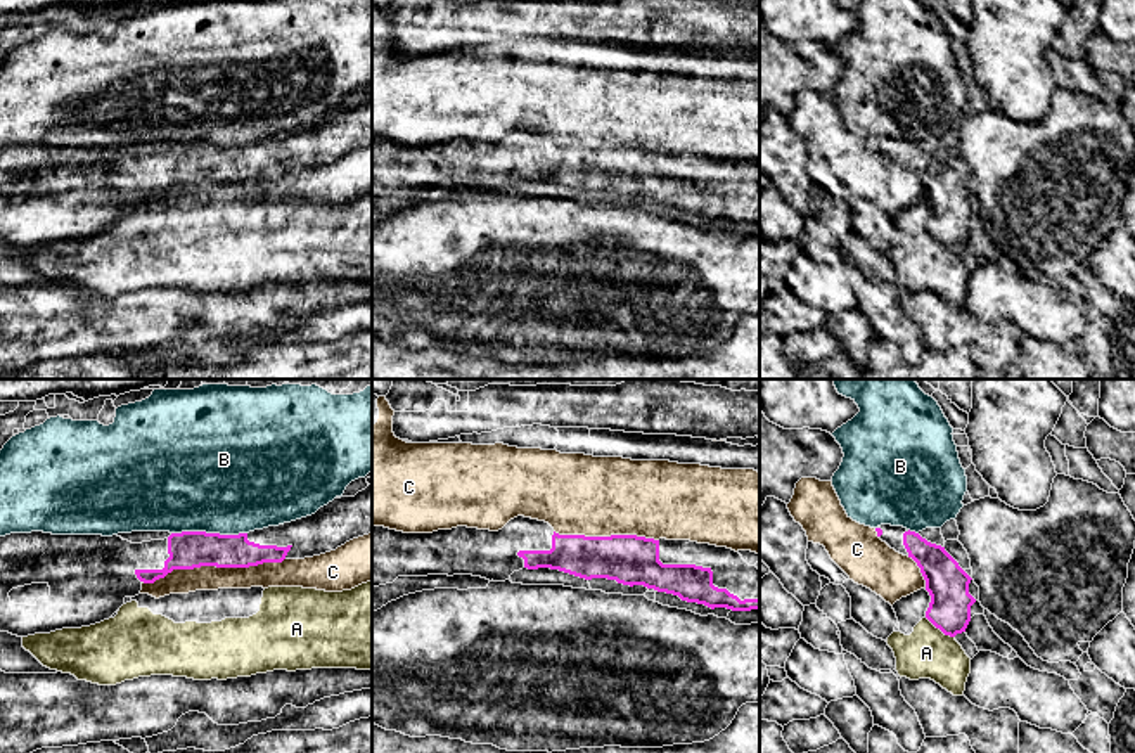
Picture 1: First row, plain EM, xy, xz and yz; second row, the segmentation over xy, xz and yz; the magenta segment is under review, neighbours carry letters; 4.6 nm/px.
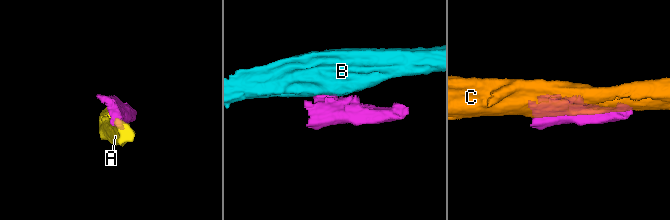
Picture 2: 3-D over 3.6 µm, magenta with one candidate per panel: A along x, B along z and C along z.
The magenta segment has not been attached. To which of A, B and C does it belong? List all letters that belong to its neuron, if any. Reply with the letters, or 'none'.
none

